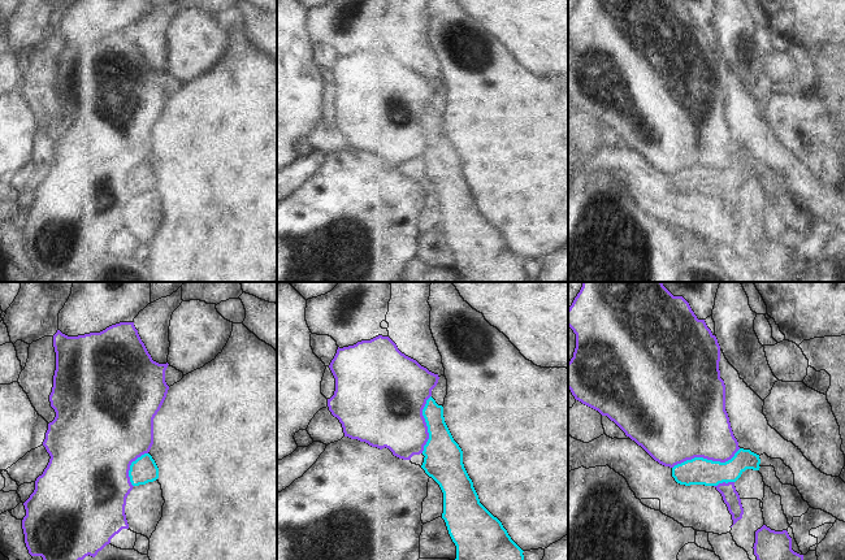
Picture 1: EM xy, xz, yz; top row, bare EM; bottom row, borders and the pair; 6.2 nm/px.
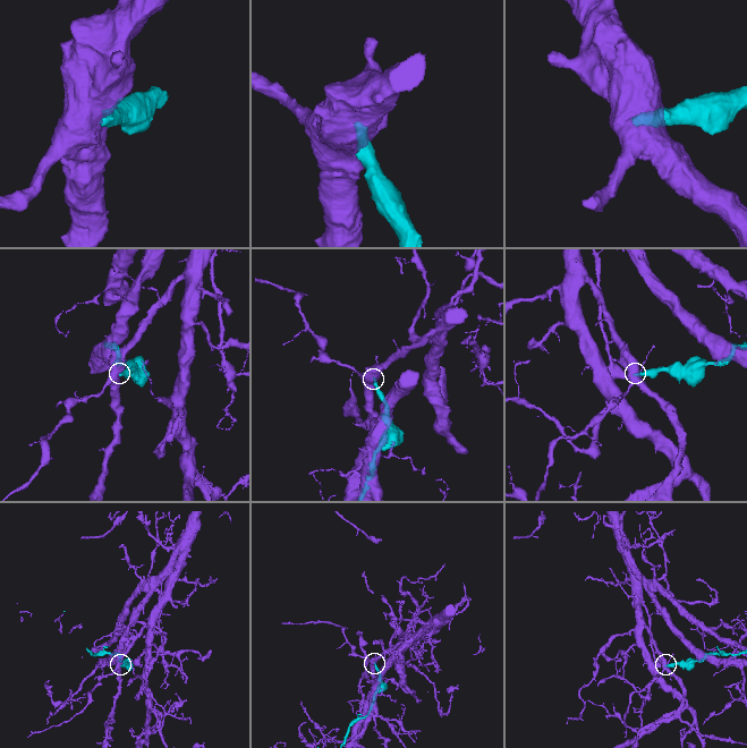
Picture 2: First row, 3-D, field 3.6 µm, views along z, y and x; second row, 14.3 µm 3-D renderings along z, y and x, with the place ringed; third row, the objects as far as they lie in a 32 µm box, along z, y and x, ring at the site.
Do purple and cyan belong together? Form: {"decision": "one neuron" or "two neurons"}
{"decision": "two neurons"}

